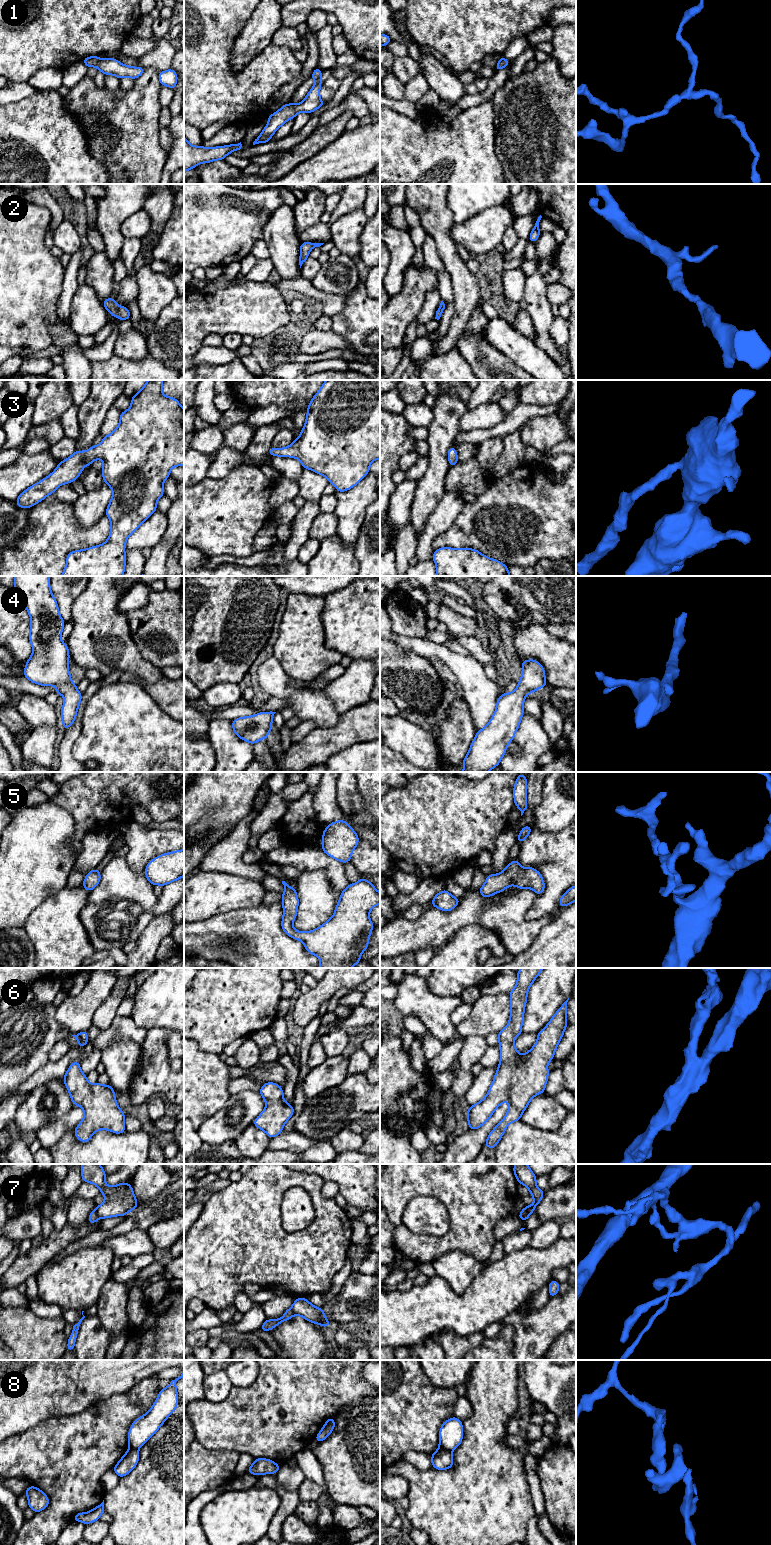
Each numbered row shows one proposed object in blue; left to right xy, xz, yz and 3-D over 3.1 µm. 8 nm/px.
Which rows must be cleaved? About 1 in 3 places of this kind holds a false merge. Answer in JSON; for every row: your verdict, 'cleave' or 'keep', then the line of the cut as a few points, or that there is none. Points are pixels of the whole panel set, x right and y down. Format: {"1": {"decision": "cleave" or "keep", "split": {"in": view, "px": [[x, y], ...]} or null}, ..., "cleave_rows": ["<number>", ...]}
{"1": {"decision": "keep", "split": null}, "2": {"decision": "keep", "split": null}, "3": {"decision": "keep", "split": null}, "4": {"decision": "keep", "split": null}, "5": {"decision": "keep", "split": null}, "6": {"decision": "keep", "split": null}, "7": {"decision": "cleave", "split": {"in": "yz", "px": [[529, 1206], [529, 1211], [520, 1218]]}}, "8": {"decision": "cleave", "split": {"in": "yz", "px": [[439, 1447], [450, 1452]]}}, "cleave_rows": ["7", "8"]}

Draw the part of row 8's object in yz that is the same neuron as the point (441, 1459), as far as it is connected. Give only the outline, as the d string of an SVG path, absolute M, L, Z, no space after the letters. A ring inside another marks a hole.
M438 1448L431 1455L432 1467L437 1470L446 1470L453 1467L452 1453L448 1450Z

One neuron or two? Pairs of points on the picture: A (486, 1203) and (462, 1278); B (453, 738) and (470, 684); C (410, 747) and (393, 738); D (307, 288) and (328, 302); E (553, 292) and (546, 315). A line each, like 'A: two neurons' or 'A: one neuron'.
A: two neurons
B: two neurons
C: one neuron
D: one neuron
E: two neurons

